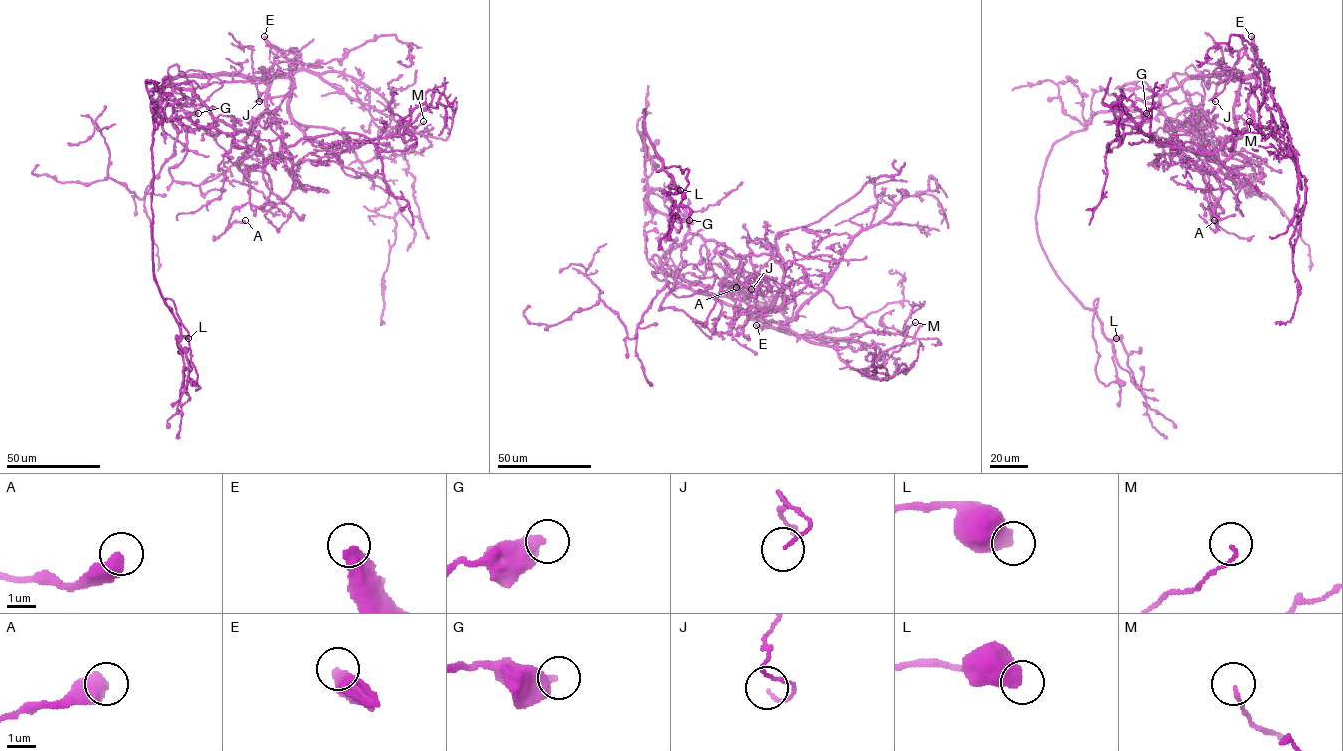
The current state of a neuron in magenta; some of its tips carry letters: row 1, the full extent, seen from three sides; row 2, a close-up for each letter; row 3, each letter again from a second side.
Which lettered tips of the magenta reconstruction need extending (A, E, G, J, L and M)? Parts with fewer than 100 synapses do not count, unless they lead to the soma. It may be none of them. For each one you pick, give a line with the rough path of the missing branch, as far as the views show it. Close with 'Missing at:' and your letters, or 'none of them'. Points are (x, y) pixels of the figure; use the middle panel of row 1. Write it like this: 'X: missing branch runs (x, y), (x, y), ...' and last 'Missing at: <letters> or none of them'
Missing at: E

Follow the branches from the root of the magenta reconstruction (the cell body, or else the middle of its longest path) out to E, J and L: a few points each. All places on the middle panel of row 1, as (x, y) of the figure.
E: (680, 244), (660, 259), (660, 265), (675, 279), (697, 292), (742, 309), (779, 330), (793, 334), (756, 325)
J: (680, 244), (660, 259), (680, 283), (764, 310), (765, 299), (751, 289)
L: (680, 244), (688, 224), (659, 213), (648, 202), (644, 109), (646, 133), (673, 179), (669, 187), (680, 190)

